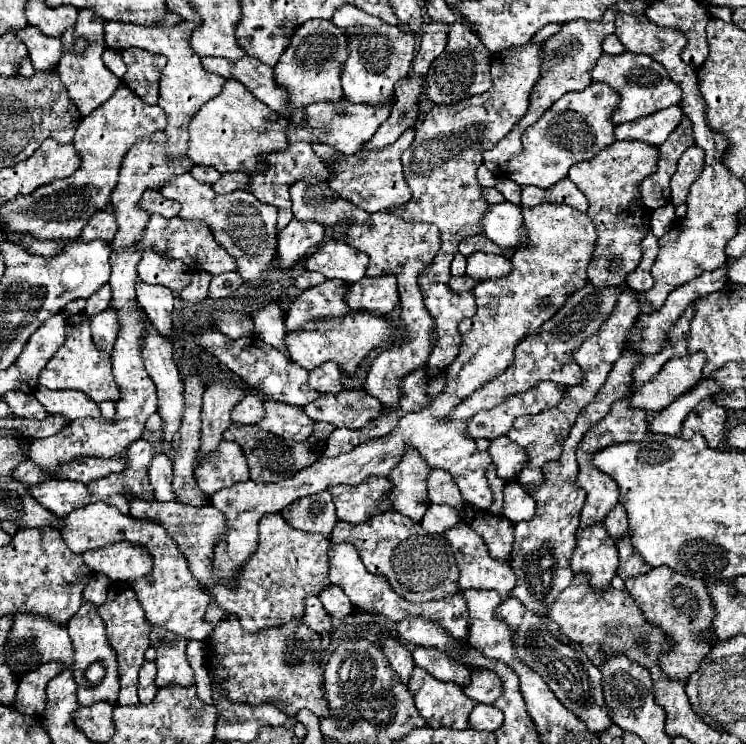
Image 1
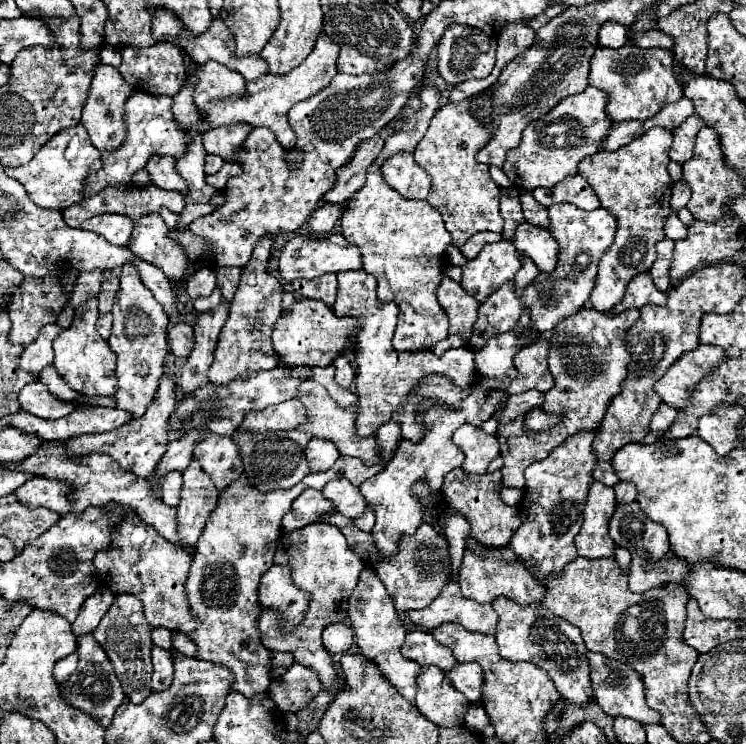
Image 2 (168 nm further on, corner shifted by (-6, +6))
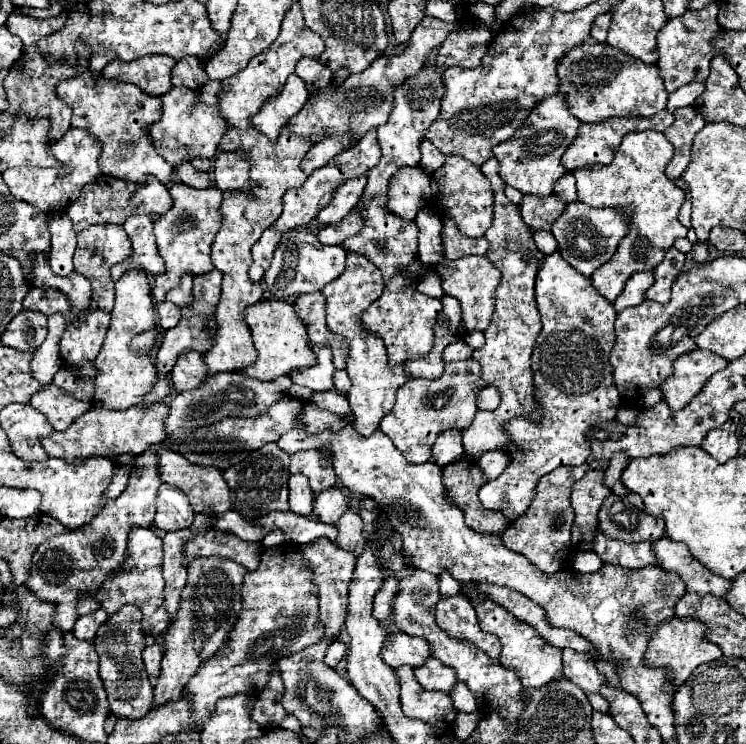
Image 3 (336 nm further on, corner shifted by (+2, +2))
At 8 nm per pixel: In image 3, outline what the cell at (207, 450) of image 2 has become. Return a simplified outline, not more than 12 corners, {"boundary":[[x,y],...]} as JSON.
{"boundary":[[158,450],[162,482],[180,488],[194,512],[230,510],[230,488],[214,466]]}

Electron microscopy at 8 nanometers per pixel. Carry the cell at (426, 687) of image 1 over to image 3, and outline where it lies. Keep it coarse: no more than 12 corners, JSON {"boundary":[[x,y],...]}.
{"boundary":[[398,668],[404,714],[450,728],[458,712],[448,694],[424,690],[414,668]]}

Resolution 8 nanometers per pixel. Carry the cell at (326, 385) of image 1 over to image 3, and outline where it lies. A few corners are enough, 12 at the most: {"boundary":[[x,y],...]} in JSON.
{"boundary":[[346,370],[334,372],[334,388],[340,394],[348,392],[350,378]]}

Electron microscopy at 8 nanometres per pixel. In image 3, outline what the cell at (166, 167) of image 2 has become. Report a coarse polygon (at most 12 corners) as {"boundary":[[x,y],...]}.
{"boundary":[[92,70],[60,82],[102,174],[170,182],[144,126],[160,100]]}

